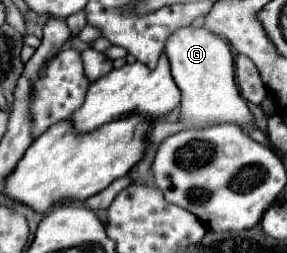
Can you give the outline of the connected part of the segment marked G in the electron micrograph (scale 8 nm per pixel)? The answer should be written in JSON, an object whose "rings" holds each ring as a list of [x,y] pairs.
{"rings":[[[180,27],[166,41],[166,53],[172,65],[172,77],[182,95],[182,121],[190,129],[202,129],[214,123],[238,123],[244,131],[254,123],[246,101],[242,99],[234,81],[234,61],[226,39],[208,31],[206,27]]]}

